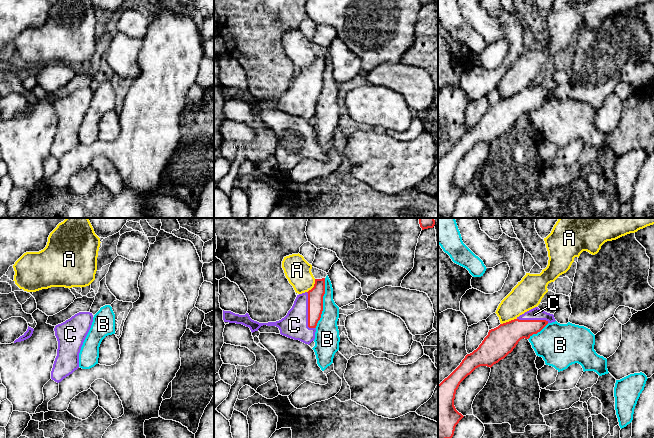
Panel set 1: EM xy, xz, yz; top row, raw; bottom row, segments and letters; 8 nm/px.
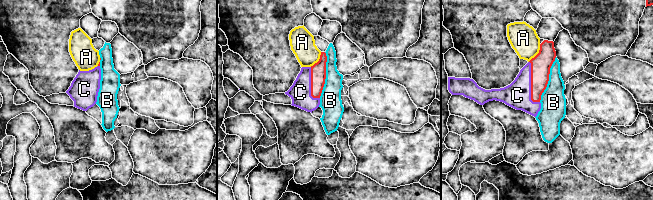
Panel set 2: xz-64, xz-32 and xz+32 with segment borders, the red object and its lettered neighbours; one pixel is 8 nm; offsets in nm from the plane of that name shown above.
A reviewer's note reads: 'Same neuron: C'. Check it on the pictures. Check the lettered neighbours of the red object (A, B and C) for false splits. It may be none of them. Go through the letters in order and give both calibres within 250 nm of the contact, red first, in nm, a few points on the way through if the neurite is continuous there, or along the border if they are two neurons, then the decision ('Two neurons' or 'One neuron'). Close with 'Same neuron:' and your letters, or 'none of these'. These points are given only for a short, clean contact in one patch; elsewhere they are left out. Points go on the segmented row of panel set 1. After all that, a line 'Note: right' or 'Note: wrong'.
A: Thickness 240 nm (red) against 240 nm. Two neurons
B: Thickness 130 nm (red) against 190 nm. Two neurons
C: Thickness 130 nm (red) against 220 nm. Path across: xz (315, 296), (308, 306), (308, 312), (294, 325). One neuron
Same neuron: C
Note: right

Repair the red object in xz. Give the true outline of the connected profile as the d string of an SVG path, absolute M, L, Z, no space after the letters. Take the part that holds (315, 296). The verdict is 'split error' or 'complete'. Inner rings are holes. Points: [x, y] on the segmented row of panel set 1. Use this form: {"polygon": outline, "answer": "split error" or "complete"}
{"polygon": "M325 278L315 279L314 287L308 292L297 295L292 308L279 321L259 323L252 320L248 313L239 315L224 310L223 320L249 327L252 333L263 325L276 326L281 335L309 345L315 339L315 328L323 311L324 294Z", "answer": "split error"}

